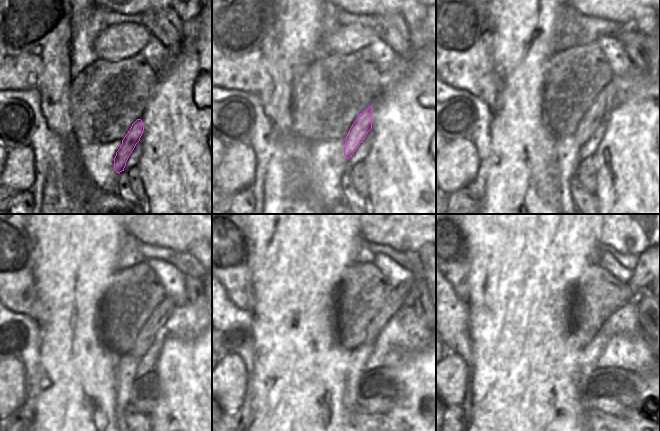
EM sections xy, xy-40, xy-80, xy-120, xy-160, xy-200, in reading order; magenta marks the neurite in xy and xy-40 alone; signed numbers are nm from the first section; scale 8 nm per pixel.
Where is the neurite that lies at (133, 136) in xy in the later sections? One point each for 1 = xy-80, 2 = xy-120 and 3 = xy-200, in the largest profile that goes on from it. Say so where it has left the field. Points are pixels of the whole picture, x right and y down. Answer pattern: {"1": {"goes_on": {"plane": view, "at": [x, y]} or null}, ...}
{"1": {"goes_on": {"plane": "xy-80", "at": [598, 112]}}, "2": {"goes_on": {"plane": "xy-120", "at": [145, 339]}}, "3": {"goes_on": {"plane": "xy-200", "at": [639, 280]}}}

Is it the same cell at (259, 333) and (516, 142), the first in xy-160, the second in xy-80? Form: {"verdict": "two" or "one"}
{"verdict": "one"}

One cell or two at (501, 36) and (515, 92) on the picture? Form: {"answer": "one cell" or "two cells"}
{"answer": "one cell"}

